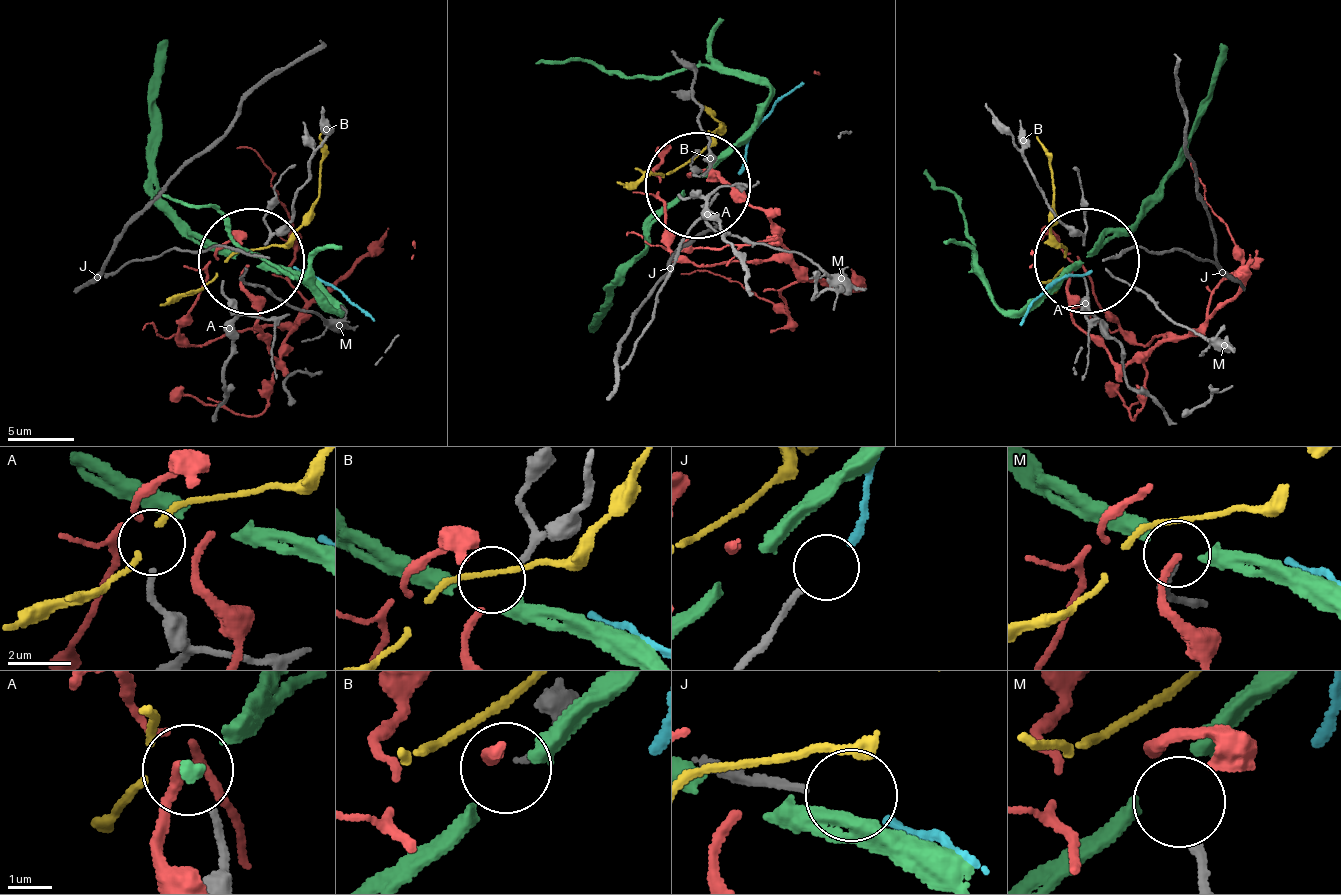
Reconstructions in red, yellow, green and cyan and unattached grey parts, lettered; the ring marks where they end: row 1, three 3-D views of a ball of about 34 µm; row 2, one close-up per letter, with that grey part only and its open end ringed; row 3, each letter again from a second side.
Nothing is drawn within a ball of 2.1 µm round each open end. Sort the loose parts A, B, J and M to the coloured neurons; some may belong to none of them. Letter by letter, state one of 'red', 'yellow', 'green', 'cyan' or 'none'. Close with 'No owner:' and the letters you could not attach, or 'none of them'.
A: yellow
B: red
J: cyan
M: none
No owner: M

